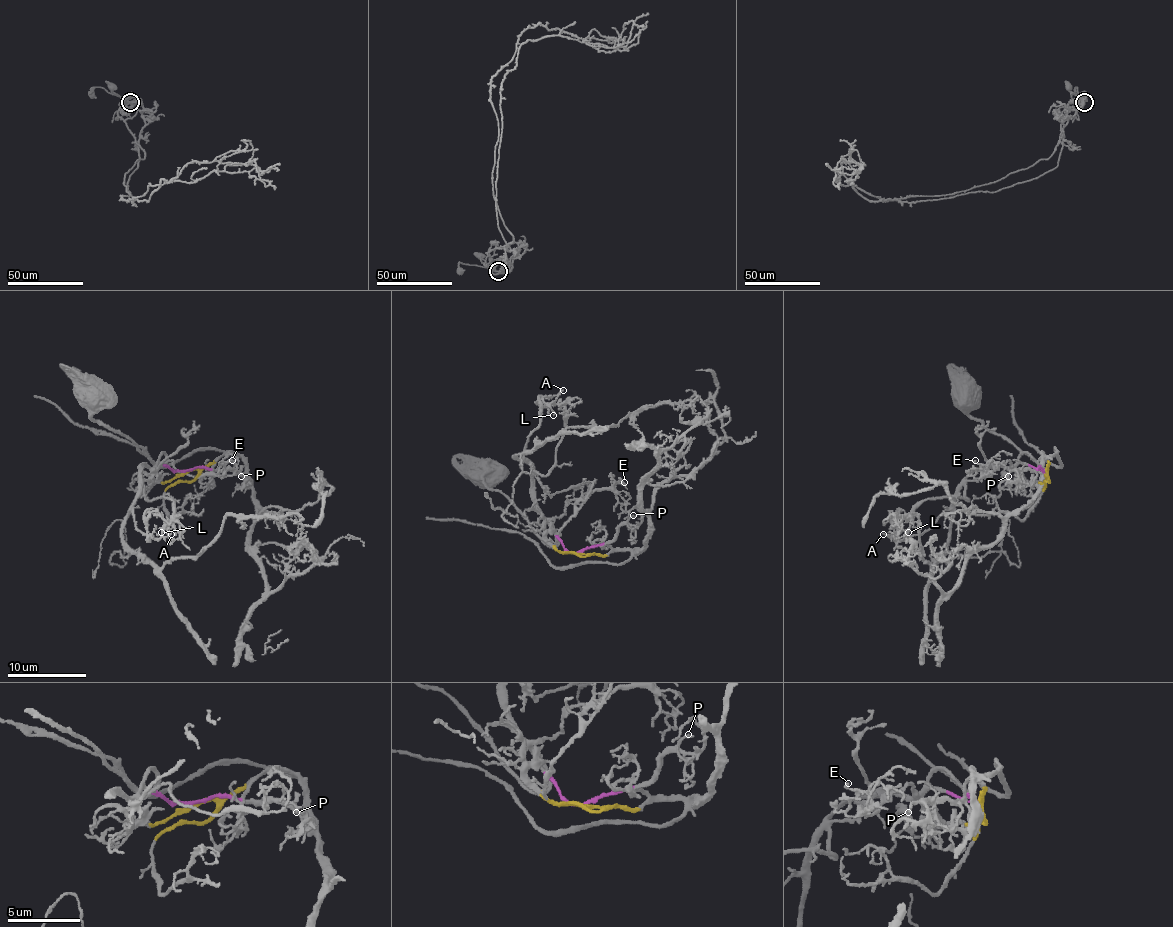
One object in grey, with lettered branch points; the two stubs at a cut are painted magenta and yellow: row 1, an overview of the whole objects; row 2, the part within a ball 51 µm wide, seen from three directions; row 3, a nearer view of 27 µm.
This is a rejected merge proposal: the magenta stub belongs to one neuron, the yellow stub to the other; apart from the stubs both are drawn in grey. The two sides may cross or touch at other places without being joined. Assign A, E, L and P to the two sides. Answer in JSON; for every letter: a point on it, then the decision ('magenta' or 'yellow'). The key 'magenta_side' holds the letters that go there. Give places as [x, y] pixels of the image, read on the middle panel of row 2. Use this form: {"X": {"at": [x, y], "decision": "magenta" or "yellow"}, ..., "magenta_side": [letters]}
{"A": {"at": [563, 390], "decision": "magenta"}, "E": {"at": [624, 482], "decision": "magenta"}, "L": {"at": [553, 415], "decision": "magenta"}, "P": {"at": [633, 515], "decision": "magenta"}, "magenta_side": ["A", "E", "L", "P"]}

